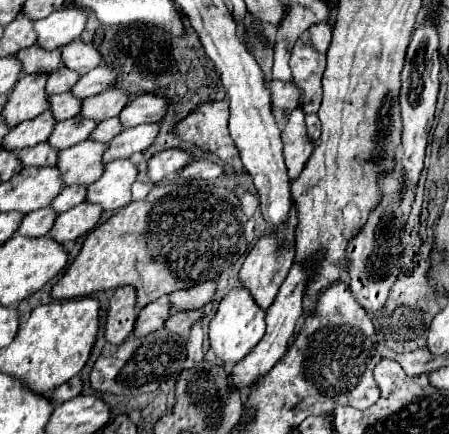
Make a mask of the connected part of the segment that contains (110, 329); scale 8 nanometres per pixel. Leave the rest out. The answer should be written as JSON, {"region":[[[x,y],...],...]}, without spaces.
{"region":[[[123,286],[113,292],[107,308],[105,322],[105,340],[109,344],[121,344],[135,326],[139,308],[135,306],[135,288]]]}

